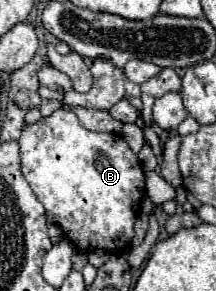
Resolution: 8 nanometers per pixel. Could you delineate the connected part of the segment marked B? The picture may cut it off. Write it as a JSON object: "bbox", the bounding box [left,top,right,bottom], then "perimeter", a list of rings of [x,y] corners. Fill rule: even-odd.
{"bbox":[18,109,146,253],"perimeter":[[[58,109],[34,127],[36,131],[22,131],[18,141],[22,173],[44,205],[48,223],[54,221],[84,253],[92,249],[124,251],[134,237],[134,221],[146,195],[136,153],[116,133],[86,129],[70,109]]]}

